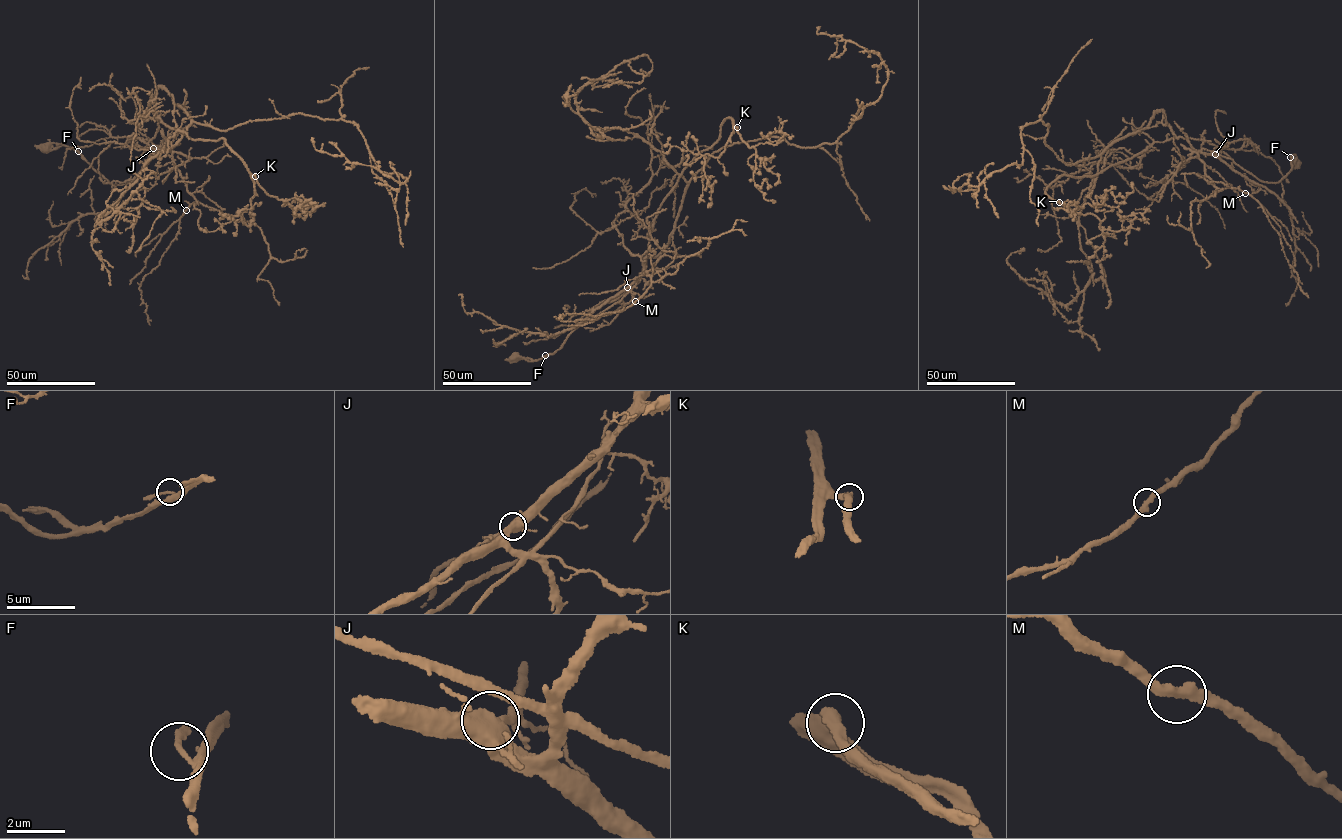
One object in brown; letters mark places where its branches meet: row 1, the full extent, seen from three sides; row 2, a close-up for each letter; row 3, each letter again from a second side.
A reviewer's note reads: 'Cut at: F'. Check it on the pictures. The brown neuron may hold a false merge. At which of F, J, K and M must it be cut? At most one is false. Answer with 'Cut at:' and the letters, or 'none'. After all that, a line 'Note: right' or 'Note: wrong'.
Cut at: F
Note: right

